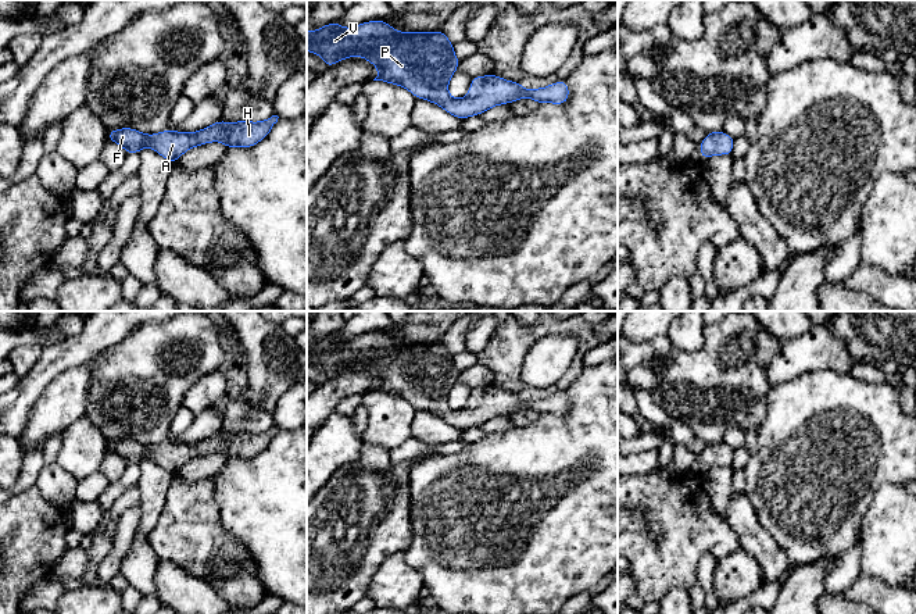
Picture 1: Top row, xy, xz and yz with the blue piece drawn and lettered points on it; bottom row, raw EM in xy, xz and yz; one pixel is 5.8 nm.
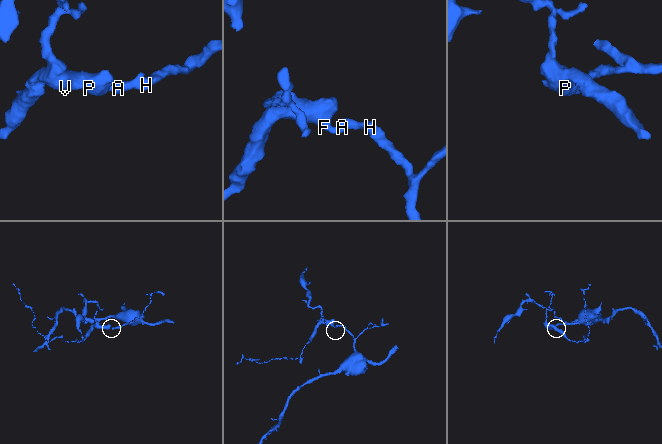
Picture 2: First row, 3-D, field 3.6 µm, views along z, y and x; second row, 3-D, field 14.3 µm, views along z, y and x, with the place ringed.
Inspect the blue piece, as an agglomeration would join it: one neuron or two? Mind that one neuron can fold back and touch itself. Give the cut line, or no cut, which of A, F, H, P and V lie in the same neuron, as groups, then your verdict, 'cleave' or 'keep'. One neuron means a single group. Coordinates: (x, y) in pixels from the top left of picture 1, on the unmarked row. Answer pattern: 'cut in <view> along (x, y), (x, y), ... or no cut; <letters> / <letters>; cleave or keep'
no cut; A F H P V; keep

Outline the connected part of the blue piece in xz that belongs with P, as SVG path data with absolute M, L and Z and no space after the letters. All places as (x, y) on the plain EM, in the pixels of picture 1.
M382 331L353 339L340 339L339 332L333 332L307 343L307 363L321 367L326 378L361 367L379 379L373 392L402 397L416 410L429 411L461 431L523 408L554 415L565 415L569 410L565 392L526 401L520 395L493 385L472 389L468 407L452 410L447 397L459 371L447 346L443 342L404 345Z

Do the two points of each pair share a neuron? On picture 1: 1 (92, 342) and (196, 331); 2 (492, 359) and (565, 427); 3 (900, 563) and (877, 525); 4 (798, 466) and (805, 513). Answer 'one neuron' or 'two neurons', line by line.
1: two neurons
2: two neurons
3: one neuron
4: one neuron

